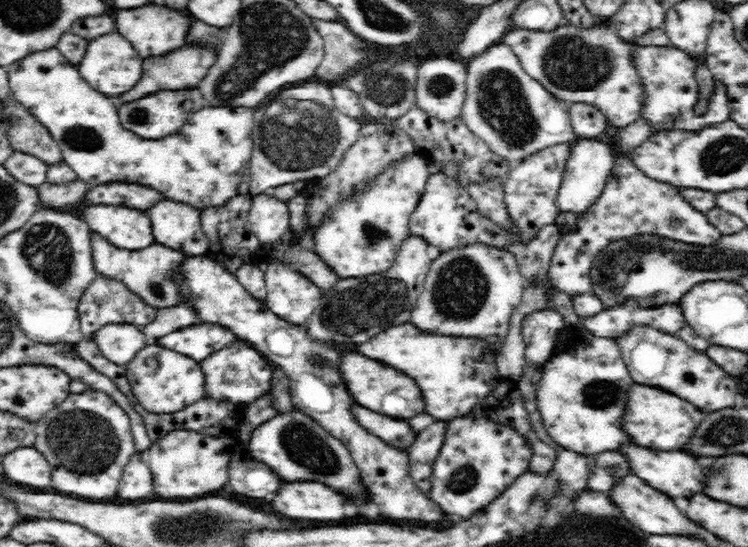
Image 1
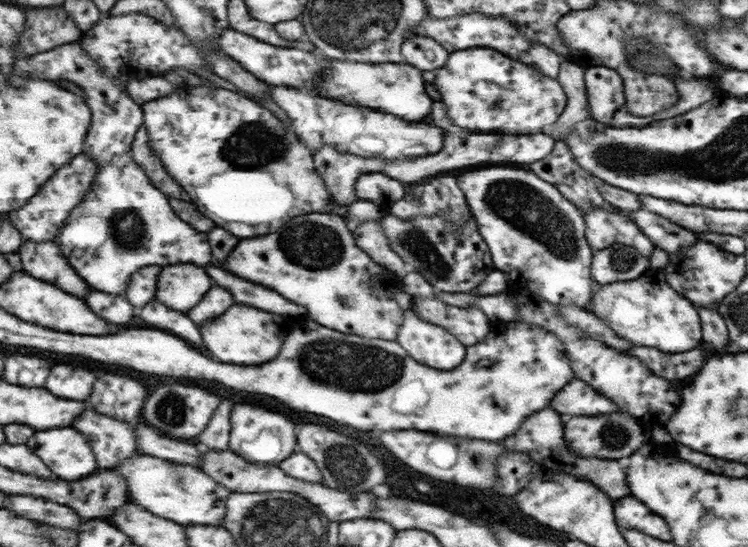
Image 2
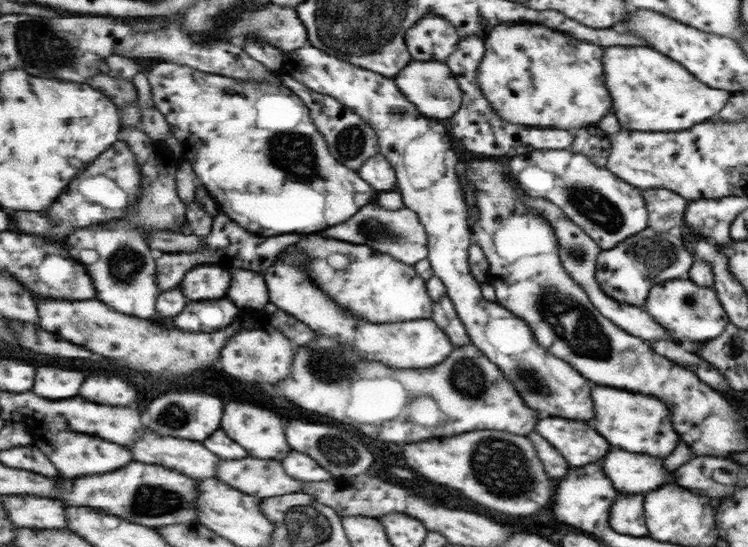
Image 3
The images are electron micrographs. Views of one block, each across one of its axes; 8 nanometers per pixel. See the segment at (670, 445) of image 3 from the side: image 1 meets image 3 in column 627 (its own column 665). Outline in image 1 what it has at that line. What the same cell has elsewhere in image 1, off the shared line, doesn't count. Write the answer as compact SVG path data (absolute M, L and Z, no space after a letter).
M632 383L627 390L627 404L623 410L622 427L629 443L650 450L675 451L688 443L705 414L693 404L668 391Z

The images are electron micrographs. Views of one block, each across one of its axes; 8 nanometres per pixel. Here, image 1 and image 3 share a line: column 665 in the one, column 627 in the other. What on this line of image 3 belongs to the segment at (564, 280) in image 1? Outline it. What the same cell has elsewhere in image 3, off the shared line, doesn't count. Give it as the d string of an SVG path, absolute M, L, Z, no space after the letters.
M532 150L513 156L509 162L509 175L521 190L532 197L545 198L562 209L567 218L573 220L585 234L589 235L602 250L610 250L633 234L649 225L649 212L641 191L623 182L605 167L598 167L587 155L568 150Z

